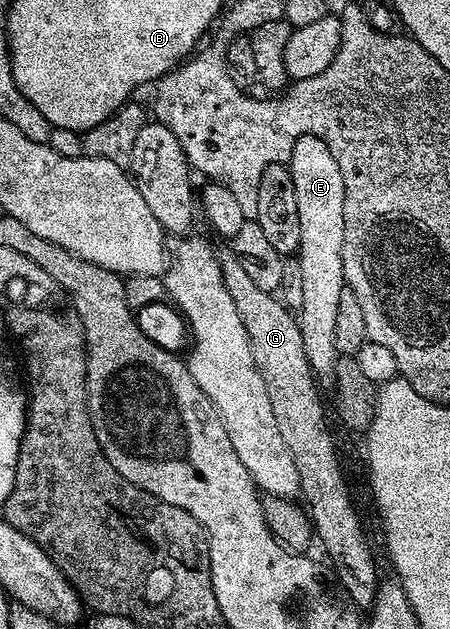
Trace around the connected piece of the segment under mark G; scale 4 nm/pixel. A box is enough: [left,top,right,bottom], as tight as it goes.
[219,249,379,607]

